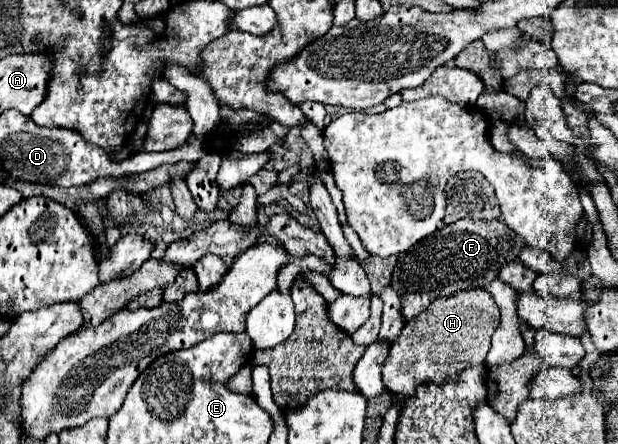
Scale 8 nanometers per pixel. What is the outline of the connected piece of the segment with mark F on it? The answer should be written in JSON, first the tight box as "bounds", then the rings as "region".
{"bounds":[390,219,526,321],"region":[[[458,219],[456,223],[436,229],[432,235],[418,241],[412,249],[398,255],[392,269],[390,285],[400,297],[402,319],[408,321],[420,315],[434,299],[448,297],[460,289],[484,287],[498,277],[498,271],[518,259],[520,249],[526,245],[504,221],[472,221]]]}

